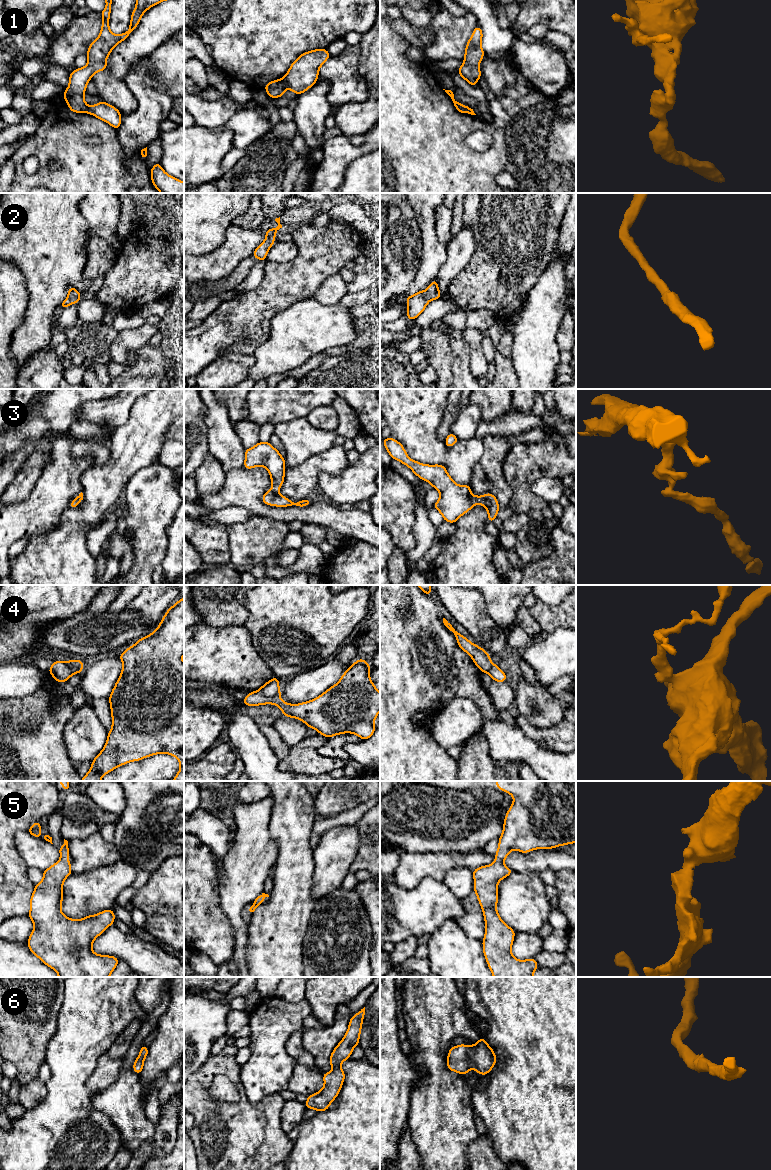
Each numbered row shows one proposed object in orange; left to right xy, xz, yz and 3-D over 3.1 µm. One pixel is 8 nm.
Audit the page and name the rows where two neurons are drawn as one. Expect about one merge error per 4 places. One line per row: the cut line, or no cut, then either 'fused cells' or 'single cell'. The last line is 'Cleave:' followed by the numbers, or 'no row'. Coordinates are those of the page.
1: xz (282, 78), (287, 87) | fused cells
2: no cut | single cell
3: no cut | single cell
4: xz (258, 690), (266, 696), (278, 697) | fused cells
5: no cut | single cell
6: no cut | single cell
Cleave: 1, 4

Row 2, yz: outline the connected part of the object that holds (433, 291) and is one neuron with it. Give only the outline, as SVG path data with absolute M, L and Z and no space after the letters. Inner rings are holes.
M437 279L433 280L425 291L418 291L412 296L406 297L408 305L408 320L417 319L424 311L430 300L436 300L441 297L441 292L437 285Z

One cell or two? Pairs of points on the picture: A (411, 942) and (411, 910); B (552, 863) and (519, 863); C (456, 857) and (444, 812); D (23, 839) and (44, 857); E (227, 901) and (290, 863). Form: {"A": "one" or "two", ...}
{"A": "two", "B": "one", "C": "two", "D": "one", "E": "two"}

